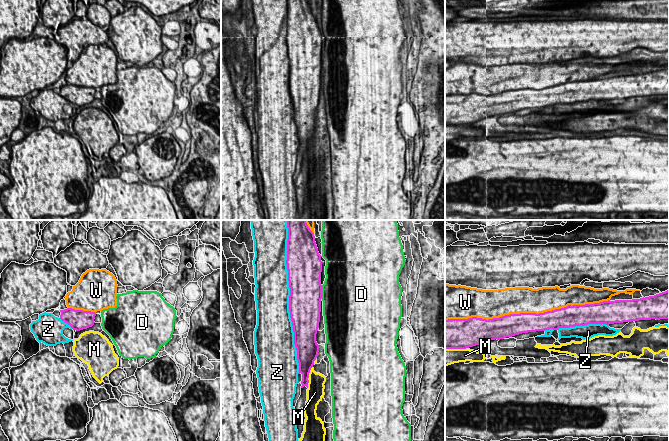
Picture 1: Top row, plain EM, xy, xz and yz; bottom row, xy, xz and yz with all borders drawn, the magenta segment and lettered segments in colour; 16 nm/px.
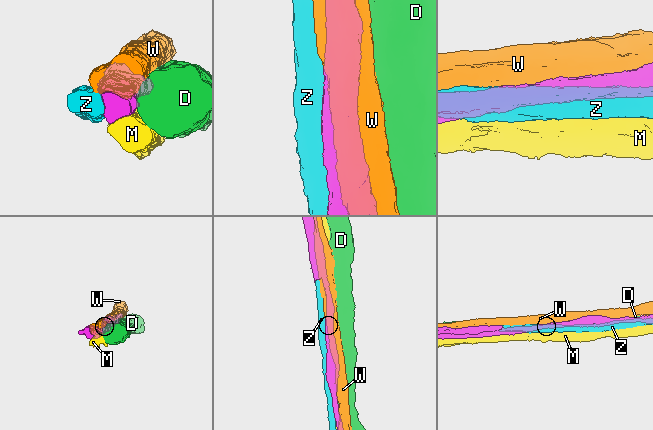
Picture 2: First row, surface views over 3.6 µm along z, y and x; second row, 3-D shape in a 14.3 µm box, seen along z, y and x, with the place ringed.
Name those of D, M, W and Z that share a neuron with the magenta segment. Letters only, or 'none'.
Z

